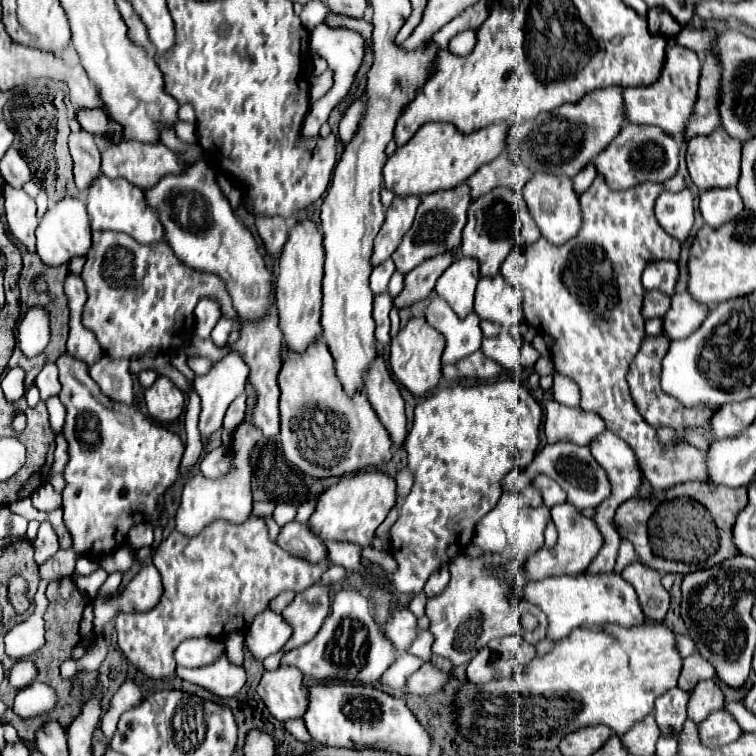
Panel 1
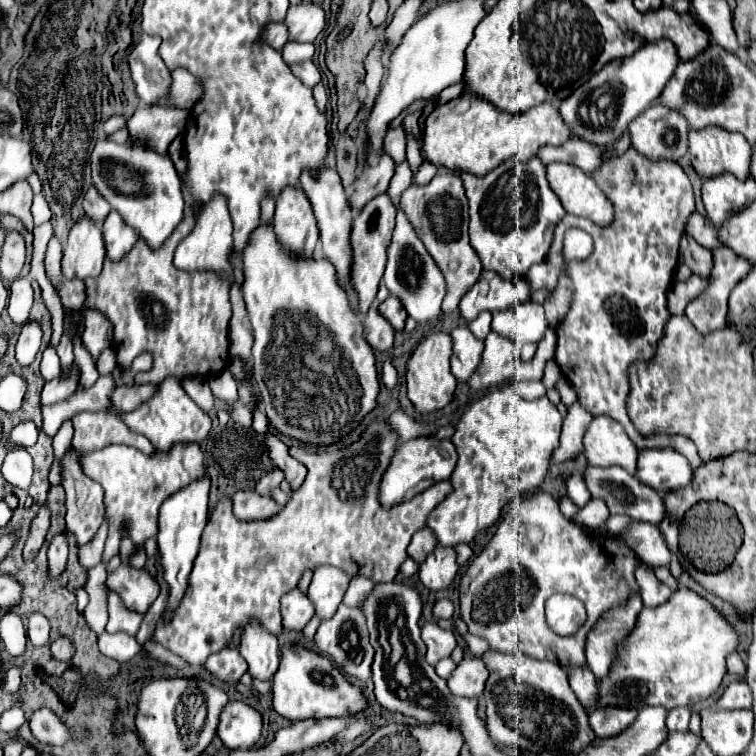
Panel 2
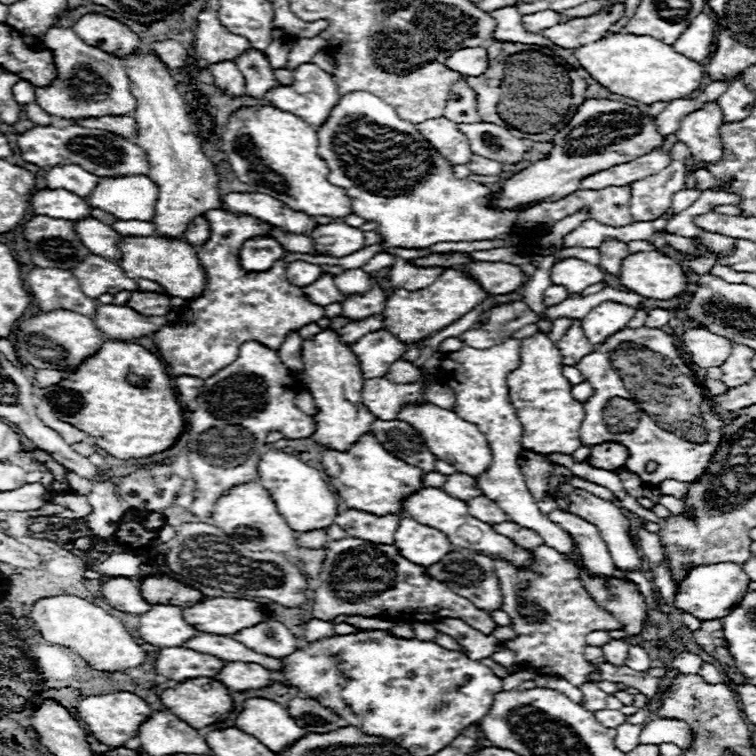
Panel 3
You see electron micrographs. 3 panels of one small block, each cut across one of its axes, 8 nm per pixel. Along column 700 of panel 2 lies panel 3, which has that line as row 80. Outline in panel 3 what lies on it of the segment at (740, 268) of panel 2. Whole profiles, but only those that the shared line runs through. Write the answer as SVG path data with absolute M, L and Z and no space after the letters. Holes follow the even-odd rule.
M308 62L302 64L300 68L292 70L295 78L290 86L278 86L268 90L266 100L278 108L286 108L290 112L294 112L296 116L302 116L302 120L306 120L308 124L314 124L314 128L318 128L322 124L322 120L326 120L326 116L330 114L330 108L334 108L334 104L340 100L338 94L338 86L332 80L332 74L324 72L322 68L318 68L316 64Z

